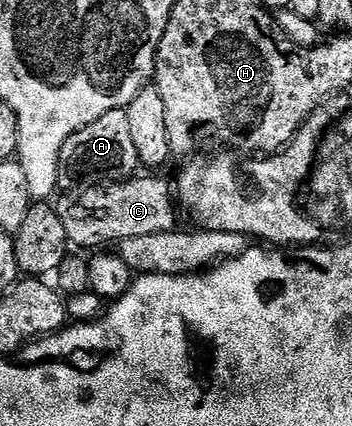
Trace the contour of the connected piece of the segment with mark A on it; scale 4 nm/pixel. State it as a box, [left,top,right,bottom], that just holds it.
[60,109,141,184]

